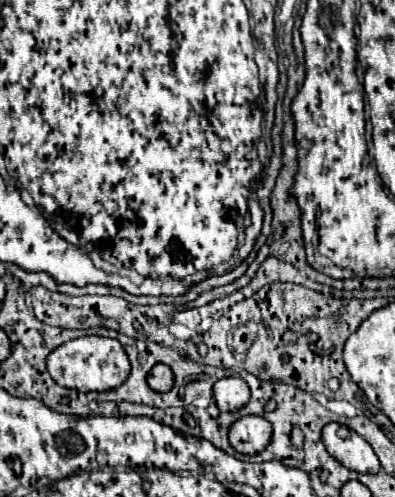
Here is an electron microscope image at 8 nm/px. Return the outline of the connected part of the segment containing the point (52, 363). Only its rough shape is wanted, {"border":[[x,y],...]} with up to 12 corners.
{"border":[[70,340],[48,358],[56,384],[104,392],[130,374],[118,340]]}

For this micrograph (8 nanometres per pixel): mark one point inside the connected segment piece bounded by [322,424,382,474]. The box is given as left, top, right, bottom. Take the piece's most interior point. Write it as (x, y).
(353, 451)

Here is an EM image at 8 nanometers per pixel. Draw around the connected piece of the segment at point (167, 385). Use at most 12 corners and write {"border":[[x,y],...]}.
{"border":[[156,364],[148,384],[156,392],[174,386],[174,374],[166,364]]}

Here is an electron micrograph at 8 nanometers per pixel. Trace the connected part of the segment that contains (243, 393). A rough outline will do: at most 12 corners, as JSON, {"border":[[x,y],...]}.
{"border":[[240,376],[214,384],[214,400],[222,412],[234,412],[250,400]]}

